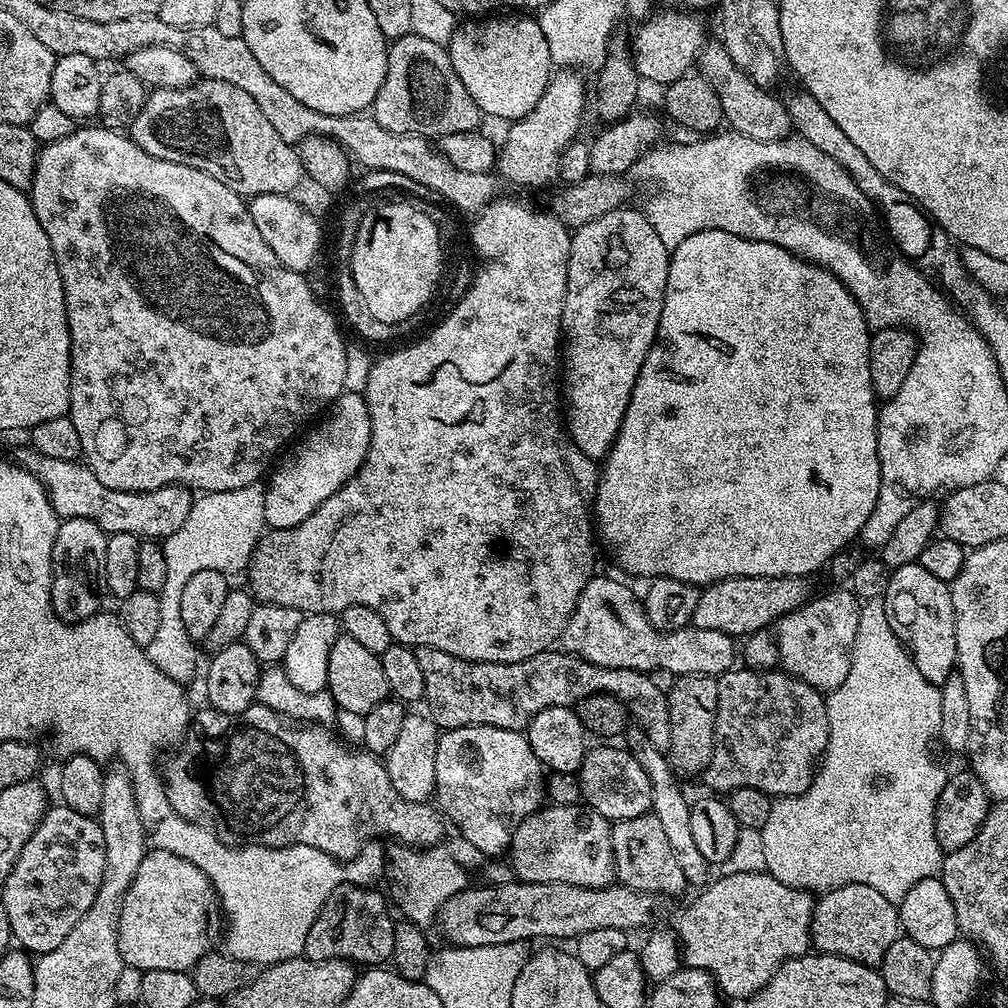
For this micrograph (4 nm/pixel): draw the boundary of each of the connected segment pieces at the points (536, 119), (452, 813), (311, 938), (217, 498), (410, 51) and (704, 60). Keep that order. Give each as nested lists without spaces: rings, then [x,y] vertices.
[[[556,70],[548,78],[548,85],[538,98],[534,110],[526,114],[522,119],[515,121],[512,128],[504,136],[504,148],[498,152],[498,172],[501,177],[505,176],[512,184],[521,184],[524,188],[538,188],[542,184],[548,184],[554,181],[560,174],[560,155],[566,146],[577,139],[580,128],[580,119],[584,116],[584,80],[579,71],[576,70]]]
[[[471,724],[441,731],[434,758],[434,778],[434,800],[439,811],[456,823],[455,831],[464,836],[466,842],[478,846],[478,850],[490,858],[500,858],[503,852],[505,855],[509,851],[516,827],[530,814],[540,811],[546,800],[546,769],[534,754],[527,735],[498,726]]]
[[[345,883],[334,889],[334,891],[330,894],[330,898],[326,898],[326,902],[322,906],[322,910],[318,914],[318,918],[314,918],[314,926],[310,926],[310,934],[306,934],[306,942],[304,943],[304,956],[309,960],[346,960],[356,966],[387,965],[389,961],[391,961],[392,951],[394,950],[394,930],[396,929],[396,924],[394,923],[394,919],[392,920],[391,914],[388,913],[388,908],[390,910],[390,904],[386,899],[385,893],[383,891],[382,893],[376,891],[378,890],[373,890],[371,887],[360,887],[358,885]]]
[[[257,482],[238,490],[206,492],[193,499],[186,522],[162,542],[166,578],[168,584],[172,584],[172,592],[182,592],[180,584],[186,586],[186,578],[198,574],[198,570],[214,570],[224,564],[247,565],[266,528],[264,490],[265,485]]]
[[[415,34],[389,43],[386,78],[374,98],[370,114],[378,126],[394,134],[414,134],[429,138],[475,132],[481,127],[482,121],[480,107],[474,98],[470,98],[470,90],[462,86],[462,78],[458,78],[450,62],[447,47]]]
[[[719,42],[705,43],[700,51],[698,61],[699,75],[704,76],[714,86],[718,94],[718,102],[722,102],[722,110],[727,127],[731,131],[742,134],[746,138],[754,138],[758,142],[770,142],[771,140],[783,140],[793,131],[792,120],[783,99],[767,88],[758,86],[746,73],[734,64],[734,58],[724,49]]]

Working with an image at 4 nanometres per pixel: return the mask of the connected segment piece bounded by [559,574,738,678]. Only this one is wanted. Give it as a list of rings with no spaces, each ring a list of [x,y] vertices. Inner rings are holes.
[[[593,575],[590,582],[582,590],[570,618],[560,633],[559,643],[563,651],[574,654],[586,662],[594,662],[594,666],[606,666],[614,670],[638,670],[653,672],[654,670],[670,670],[670,674],[678,676],[715,676],[719,678],[723,672],[729,671],[738,660],[738,644],[735,639],[722,630],[702,630],[691,626],[673,632],[660,632],[648,621],[639,595],[635,596],[626,585],[612,576]]]

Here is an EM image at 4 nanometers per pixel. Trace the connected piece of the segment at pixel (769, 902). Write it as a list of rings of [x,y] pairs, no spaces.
[[[767,870],[754,874],[717,876],[716,881],[713,879],[696,892],[697,896],[689,902],[688,909],[680,916],[680,954],[687,967],[709,972],[716,981],[717,989],[725,997],[733,996],[744,1002],[749,996],[762,990],[762,986],[766,986],[770,978],[774,978],[776,971],[787,960],[803,956],[809,951],[812,943],[814,896],[803,888],[778,882],[778,878],[774,878]]]

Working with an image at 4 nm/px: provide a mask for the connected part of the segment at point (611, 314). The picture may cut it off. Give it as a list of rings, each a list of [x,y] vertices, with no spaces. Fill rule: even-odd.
[[[631,206],[616,208],[613,212],[602,214],[602,218],[594,218],[594,222],[586,222],[586,226],[572,232],[572,245],[570,246],[570,262],[568,263],[568,293],[562,314],[562,373],[564,372],[564,388],[562,384],[562,404],[566,409],[566,436],[571,444],[582,450],[582,454],[593,461],[599,461],[608,455],[612,443],[616,440],[618,430],[622,426],[622,418],[626,414],[626,406],[630,406],[630,394],[634,390],[634,382],[638,382],[638,374],[646,362],[646,354],[650,354],[652,343],[658,334],[658,322],[662,314],[662,302],[666,294],[666,274],[668,273],[668,258],[670,249],[664,245],[662,238],[650,226],[643,211],[636,212]]]

